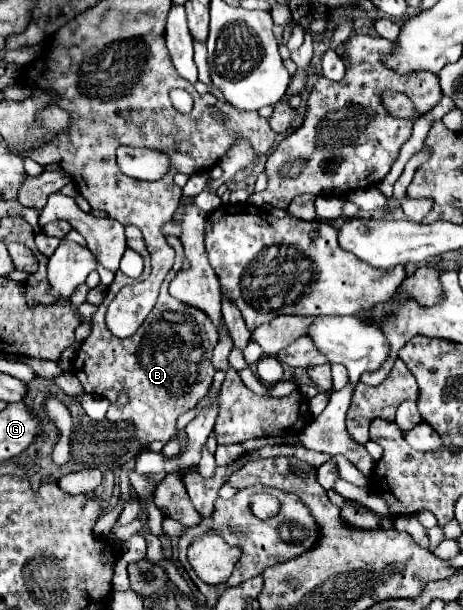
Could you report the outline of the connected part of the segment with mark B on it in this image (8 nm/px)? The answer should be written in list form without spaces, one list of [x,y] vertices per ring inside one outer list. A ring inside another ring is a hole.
[[[167,236],[167,244],[177,252],[175,266],[167,274],[167,280],[163,280],[159,300],[143,326],[133,336],[123,340],[109,332],[105,324],[105,312],[117,294],[119,284],[123,284],[123,280],[117,278],[107,288],[103,304],[91,316],[91,334],[85,338],[73,360],[73,372],[77,374],[83,392],[103,396],[111,402],[107,410],[109,422],[123,422],[123,418],[127,418],[127,422],[135,426],[175,424],[179,414],[195,408],[213,384],[215,368],[211,364],[211,352],[219,334],[215,332],[215,324],[207,320],[205,312],[191,308],[189,304],[183,304],[169,294],[169,282],[183,264],[183,246],[177,236]],[[121,390],[129,396],[129,404],[125,408],[115,406],[117,394]]]

